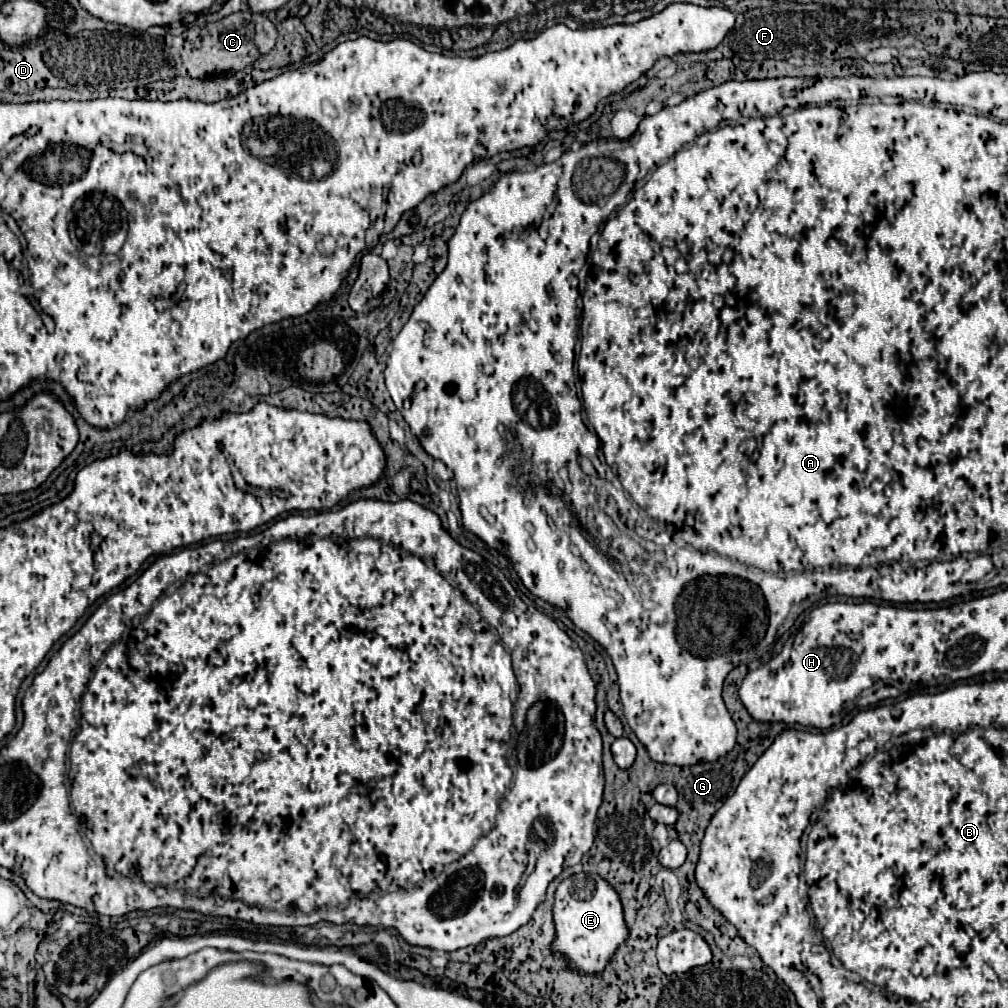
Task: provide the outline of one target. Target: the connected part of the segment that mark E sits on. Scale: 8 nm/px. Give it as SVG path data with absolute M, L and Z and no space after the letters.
M592 872L572 874L558 884L554 902L554 924L556 940L552 948L566 954L570 968L588 974L602 972L614 950L628 936L618 894L614 892L614 888L610 888L610 884L606 884L606 880L602 880L602 876Z

